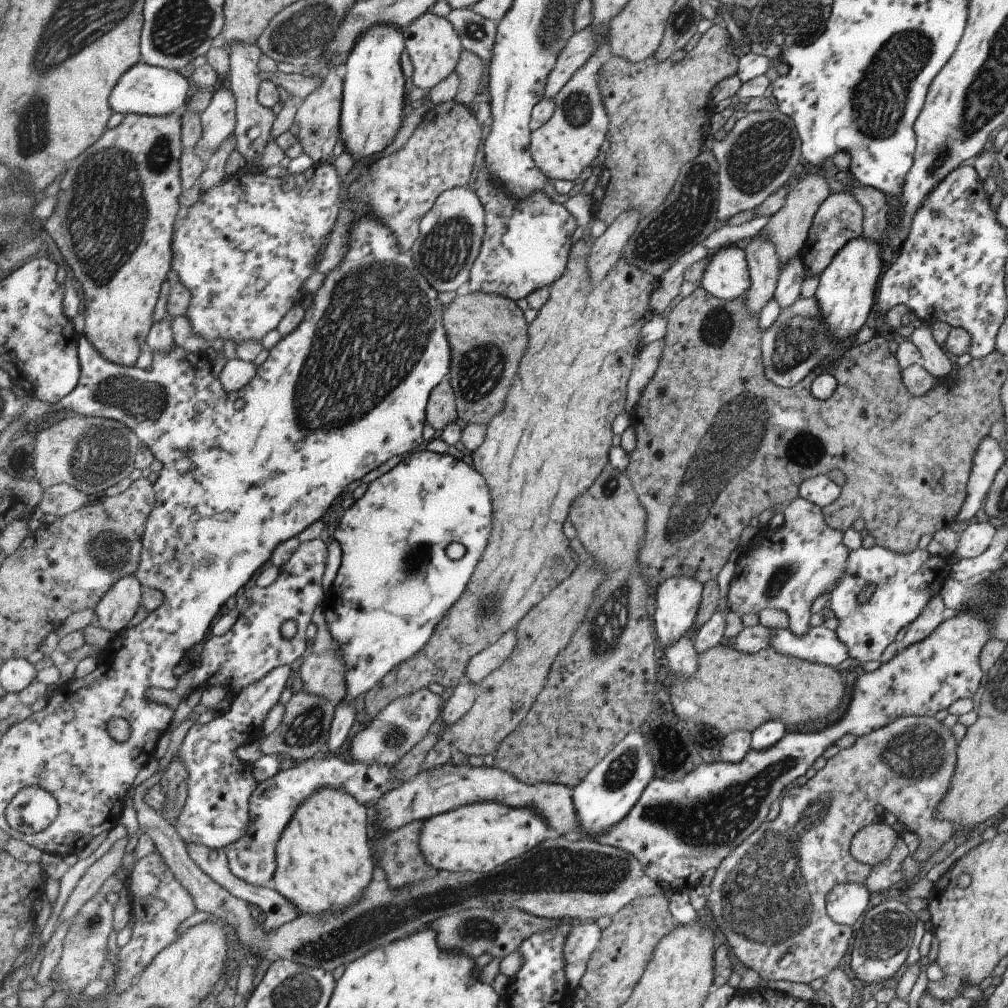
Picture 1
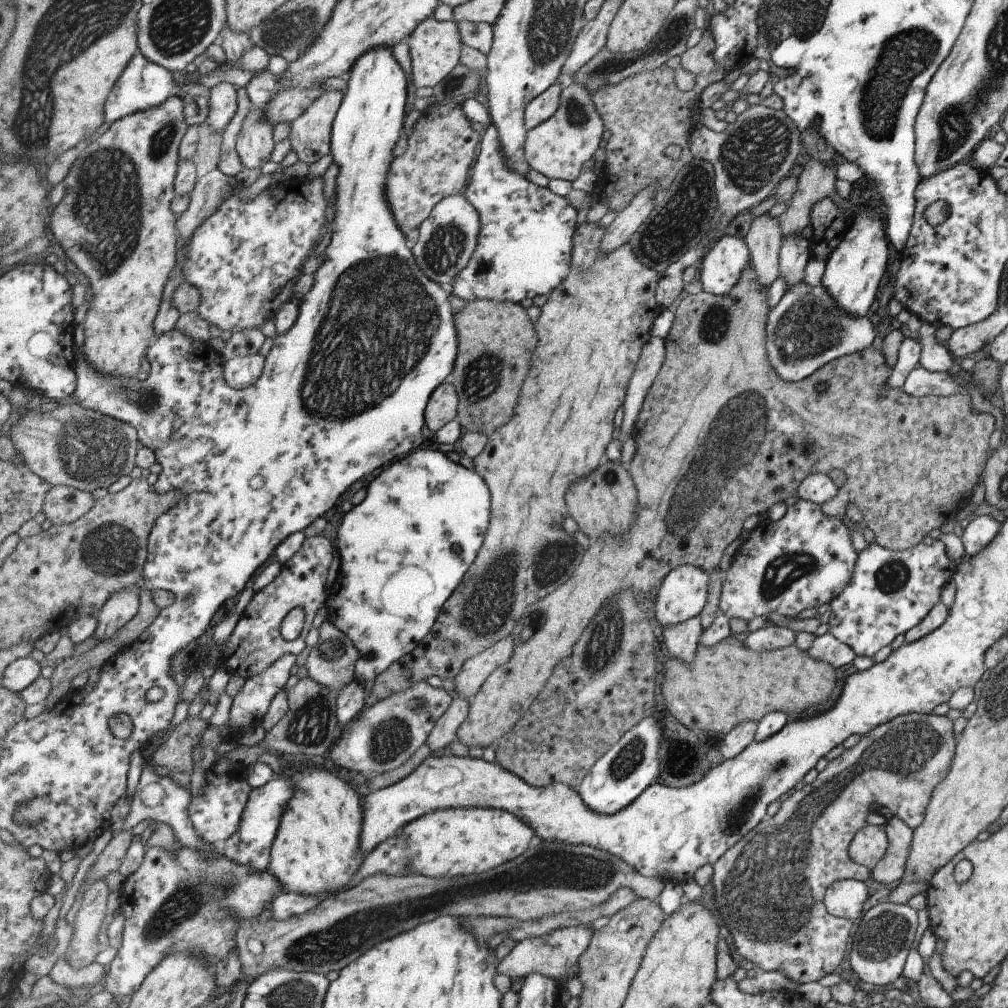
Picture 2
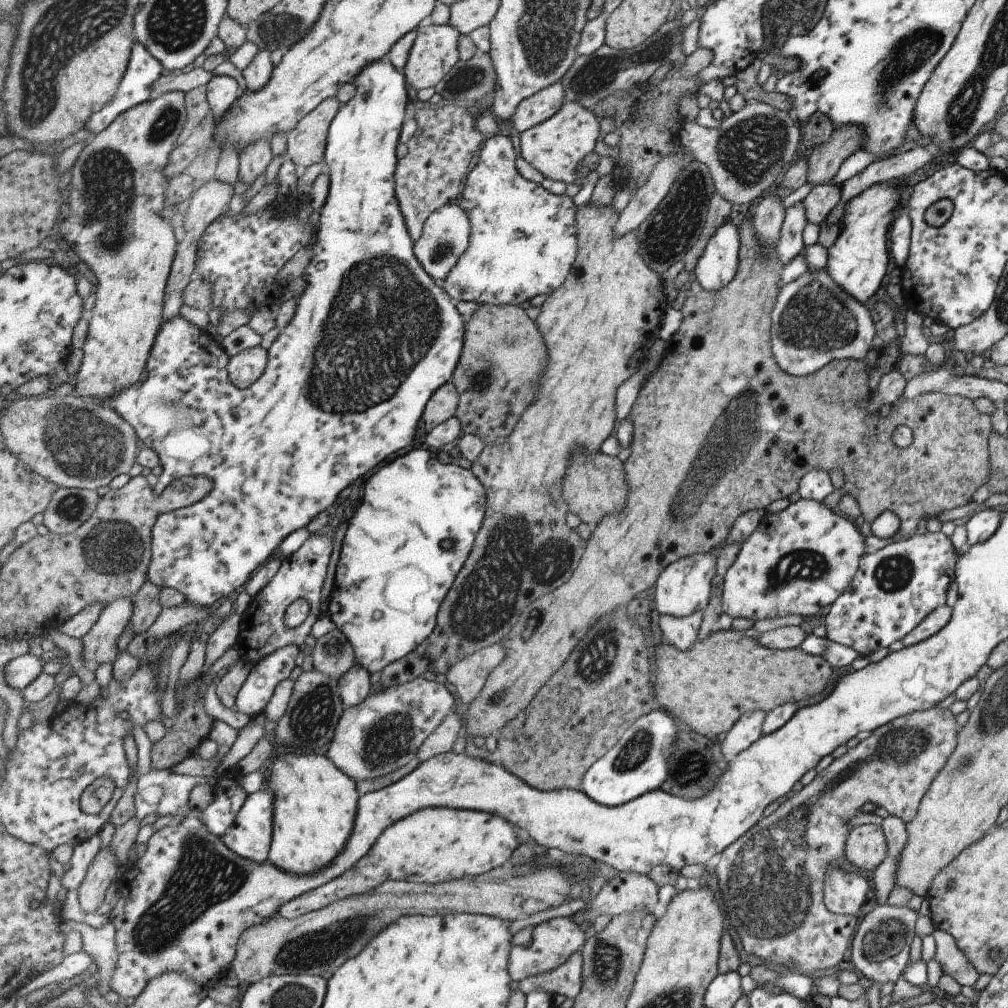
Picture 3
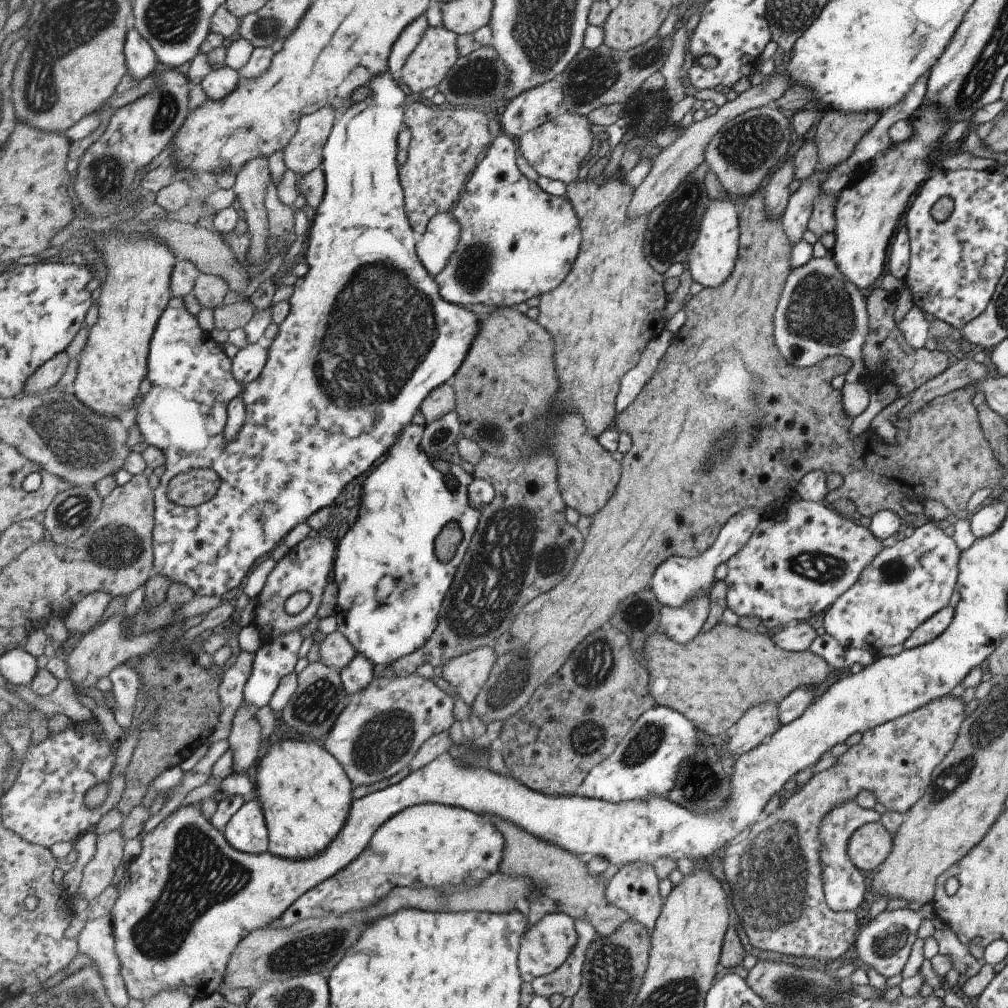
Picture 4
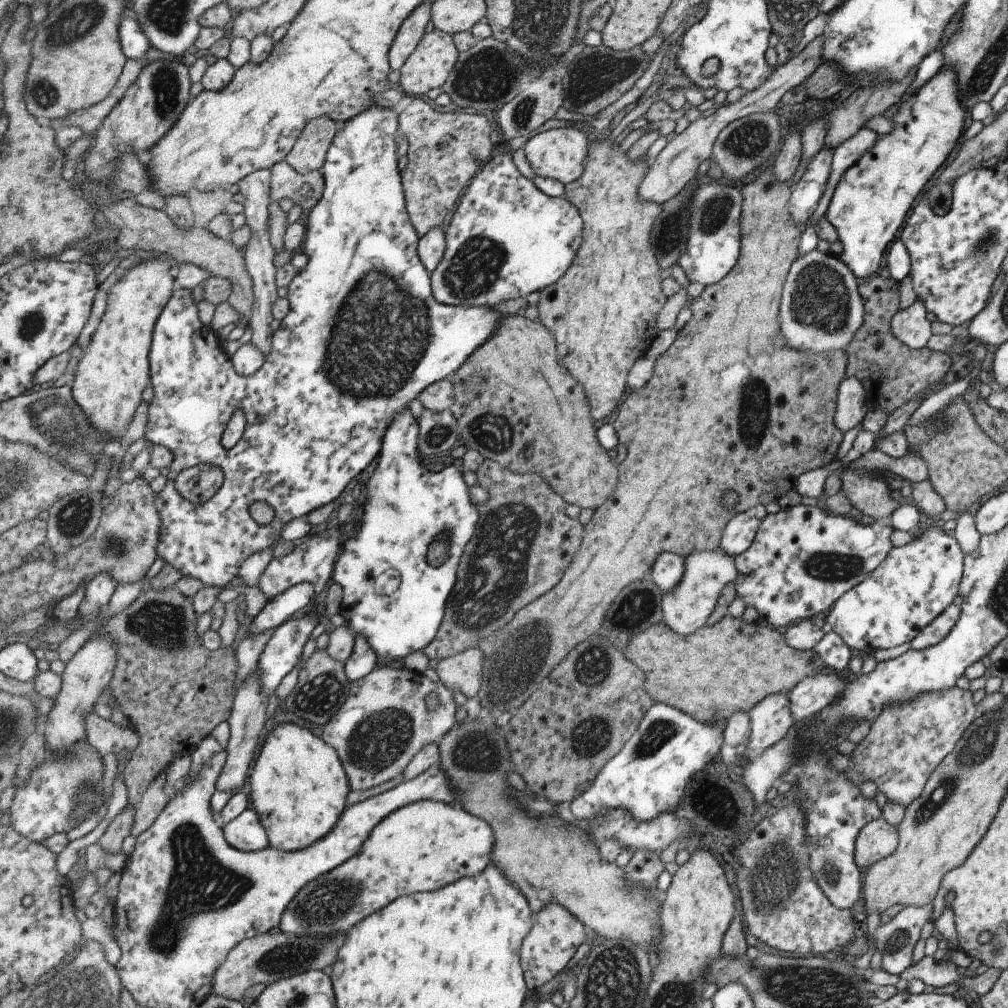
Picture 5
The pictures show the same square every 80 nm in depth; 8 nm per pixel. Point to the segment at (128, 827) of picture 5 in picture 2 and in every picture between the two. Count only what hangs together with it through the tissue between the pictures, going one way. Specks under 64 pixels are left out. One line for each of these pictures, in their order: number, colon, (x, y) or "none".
2: (84, 946)
3: (101, 873)
4: (98, 874)

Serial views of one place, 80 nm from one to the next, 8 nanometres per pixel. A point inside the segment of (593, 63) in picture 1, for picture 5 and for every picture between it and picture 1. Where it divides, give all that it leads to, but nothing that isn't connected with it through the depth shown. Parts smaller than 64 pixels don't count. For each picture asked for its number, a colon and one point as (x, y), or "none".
2: (558, 149)
3: (556, 148)
4: (557, 149)
5: (562, 153)

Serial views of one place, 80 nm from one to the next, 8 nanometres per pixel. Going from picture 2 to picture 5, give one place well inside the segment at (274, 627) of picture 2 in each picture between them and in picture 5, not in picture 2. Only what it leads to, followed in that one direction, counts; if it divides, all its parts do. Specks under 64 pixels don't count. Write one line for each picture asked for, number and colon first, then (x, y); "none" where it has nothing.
3: (306, 575)
4: (309, 566)
5: (313, 561)

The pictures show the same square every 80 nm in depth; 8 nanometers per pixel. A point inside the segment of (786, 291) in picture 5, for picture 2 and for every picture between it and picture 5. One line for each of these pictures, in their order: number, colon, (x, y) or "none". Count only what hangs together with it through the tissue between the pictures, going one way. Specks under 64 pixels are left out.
2: (805, 330)
3: (812, 322)
4: (819, 313)

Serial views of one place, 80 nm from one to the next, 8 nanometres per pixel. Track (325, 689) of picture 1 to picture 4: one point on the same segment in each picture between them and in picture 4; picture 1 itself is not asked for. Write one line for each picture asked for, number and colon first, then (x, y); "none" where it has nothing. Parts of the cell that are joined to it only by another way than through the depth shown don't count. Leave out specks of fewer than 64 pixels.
2: (331, 662)
3: (333, 654)
4: (336, 650)

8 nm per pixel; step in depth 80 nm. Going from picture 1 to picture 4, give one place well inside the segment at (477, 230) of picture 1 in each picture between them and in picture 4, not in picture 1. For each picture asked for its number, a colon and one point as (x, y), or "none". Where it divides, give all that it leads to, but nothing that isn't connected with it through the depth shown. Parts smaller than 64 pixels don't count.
2: (448, 239)
3: (447, 234)
4: (435, 248)

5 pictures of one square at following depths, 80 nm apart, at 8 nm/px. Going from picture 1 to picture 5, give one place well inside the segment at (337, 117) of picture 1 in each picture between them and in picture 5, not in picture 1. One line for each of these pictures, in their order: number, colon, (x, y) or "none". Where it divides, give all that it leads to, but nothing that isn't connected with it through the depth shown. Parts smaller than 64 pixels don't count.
2: (311, 134)
3: (307, 145)
4: (305, 154)
5: (310, 154)

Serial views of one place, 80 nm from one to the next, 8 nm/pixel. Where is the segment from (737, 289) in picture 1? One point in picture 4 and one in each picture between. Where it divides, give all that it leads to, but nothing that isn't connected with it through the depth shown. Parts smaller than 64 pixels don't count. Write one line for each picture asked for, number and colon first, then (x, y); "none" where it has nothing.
2: (724, 261)
3: (716, 267)
4: (713, 257)

